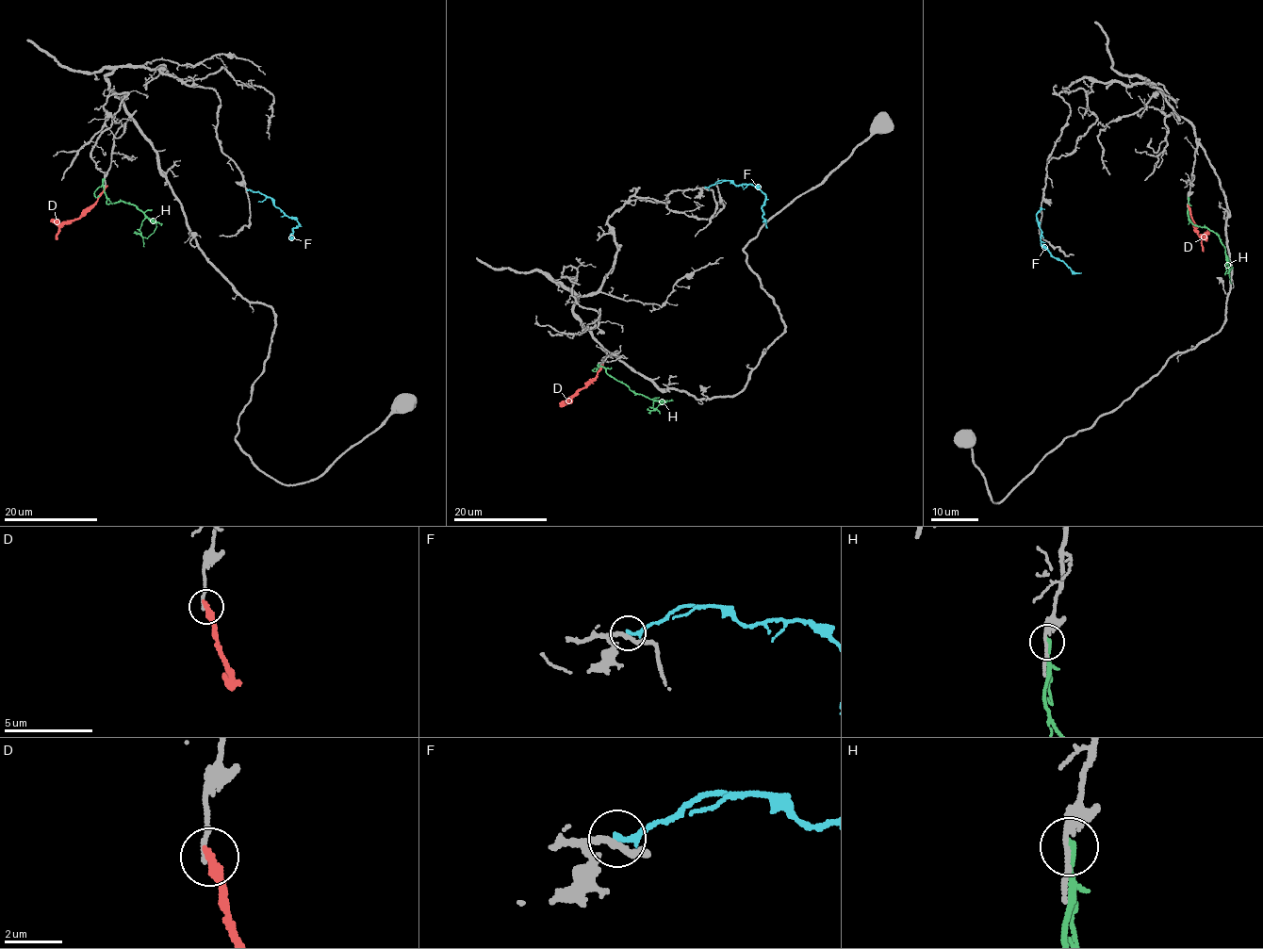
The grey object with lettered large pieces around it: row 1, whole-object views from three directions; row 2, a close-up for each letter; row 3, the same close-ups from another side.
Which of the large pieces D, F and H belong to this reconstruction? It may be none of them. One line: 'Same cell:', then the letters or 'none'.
Same cell: none

